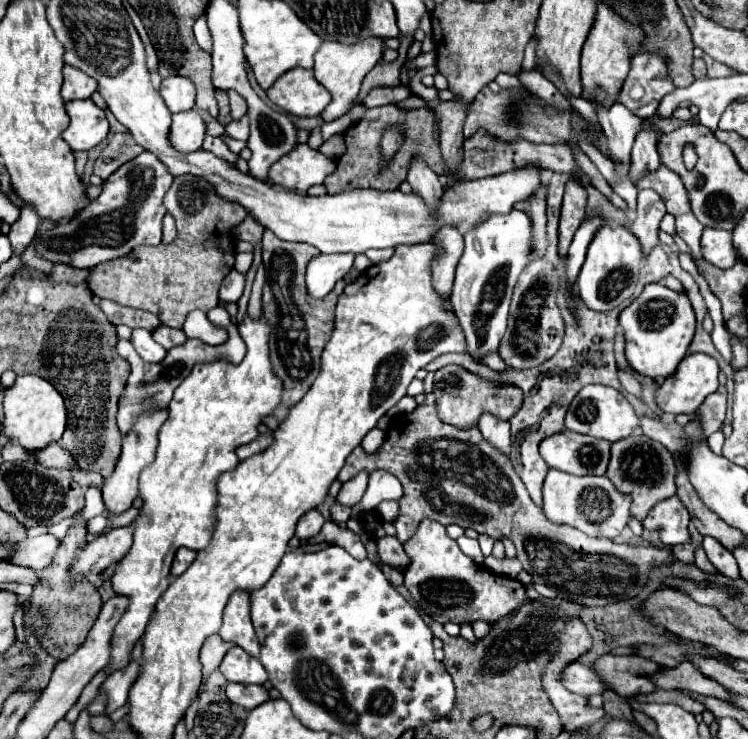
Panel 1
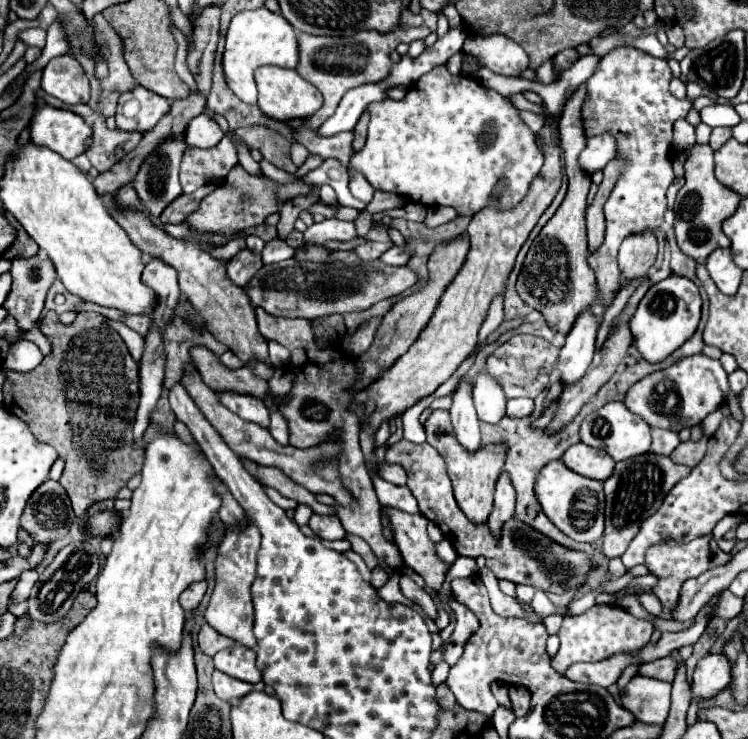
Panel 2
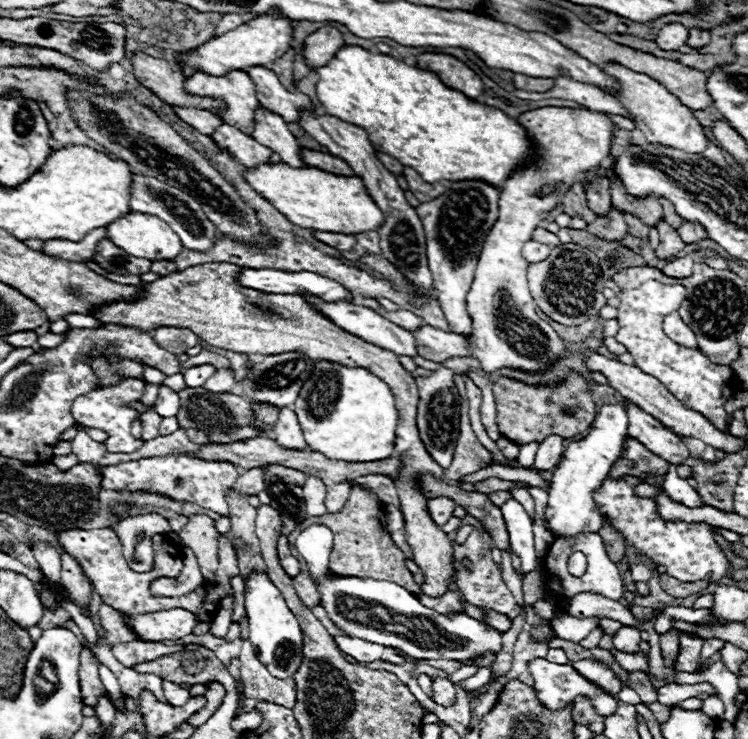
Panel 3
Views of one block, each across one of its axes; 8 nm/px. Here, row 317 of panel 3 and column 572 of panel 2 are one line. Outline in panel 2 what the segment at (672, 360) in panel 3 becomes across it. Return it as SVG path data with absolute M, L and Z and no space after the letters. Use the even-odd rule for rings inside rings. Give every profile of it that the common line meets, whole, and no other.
M592 606L580 616L564 618L560 626L560 650L552 658L552 668L564 676L564 670L576 662L598 662L610 658L618 652L636 652L642 648L654 632L652 622L634 618L628 612L622 612L620 606Z

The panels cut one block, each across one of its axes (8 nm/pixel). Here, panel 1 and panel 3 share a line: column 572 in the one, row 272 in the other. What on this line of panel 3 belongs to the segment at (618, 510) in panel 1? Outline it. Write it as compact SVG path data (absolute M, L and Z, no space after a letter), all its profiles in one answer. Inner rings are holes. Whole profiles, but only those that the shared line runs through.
M556 106L530 110L518 116L518 122L536 140L540 160L534 166L510 176L502 188L498 202L500 216L484 240L474 284L466 296L466 310L472 318L472 336L466 340L464 336L422 324L412 334L418 346L418 354L426 360L442 364L446 358L470 356L480 360L486 372L494 372L504 366L536 372L548 366L550 360L554 360L560 352L564 352L564 342L560 336L536 314L538 306L530 294L526 278L530 262L522 256L522 246L524 242L532 240L538 224L548 216L550 210L556 208L558 196L568 192L574 180L578 180L586 170L602 164L610 156L616 124L602 112ZM548 182L560 182L554 194L544 198L532 196L532 192Z

